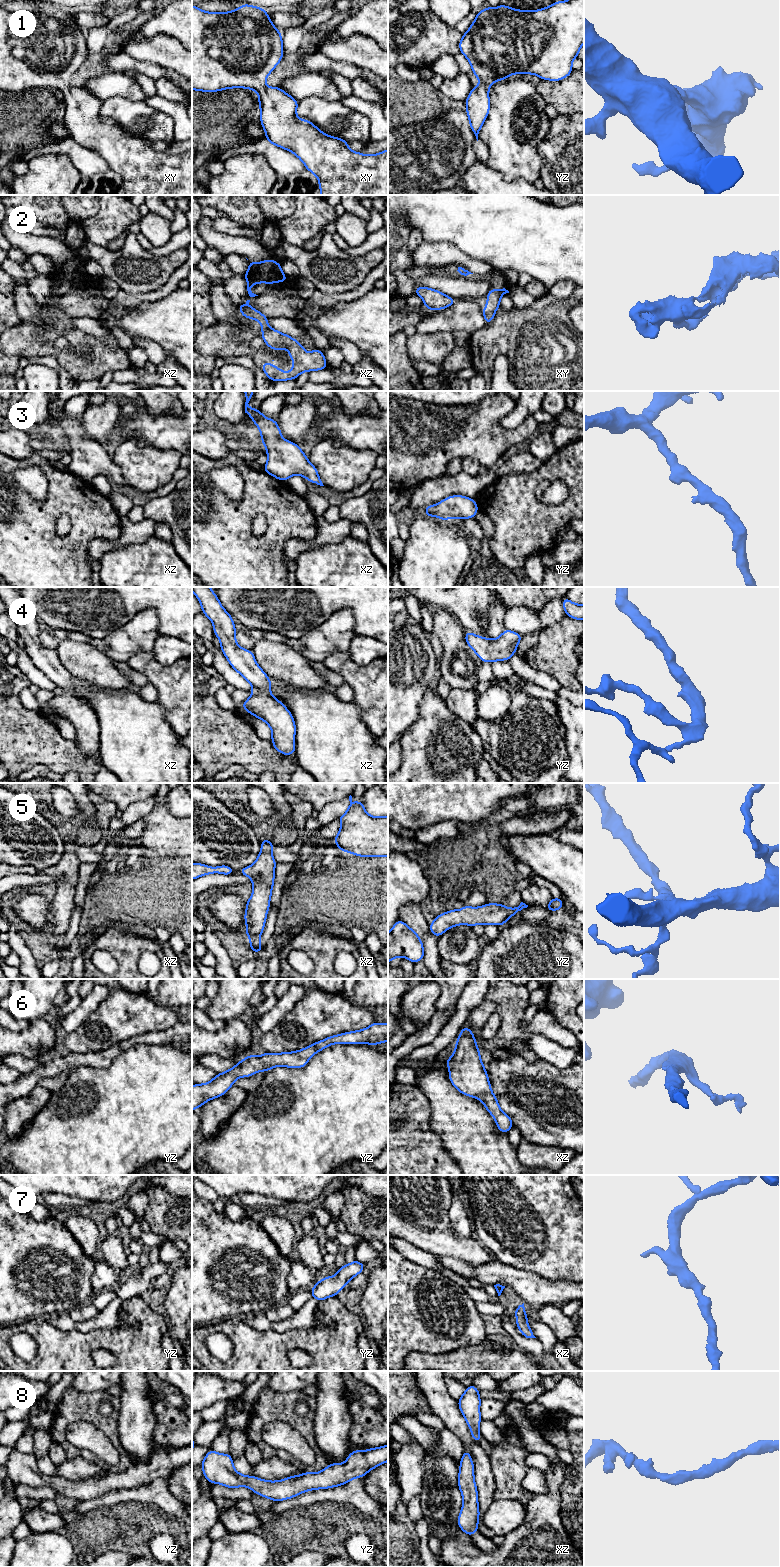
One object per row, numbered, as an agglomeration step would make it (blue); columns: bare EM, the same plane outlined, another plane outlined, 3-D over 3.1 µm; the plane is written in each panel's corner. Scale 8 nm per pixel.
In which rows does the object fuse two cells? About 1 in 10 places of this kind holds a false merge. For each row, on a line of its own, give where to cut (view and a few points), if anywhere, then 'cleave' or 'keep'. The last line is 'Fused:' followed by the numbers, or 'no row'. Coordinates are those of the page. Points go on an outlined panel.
1: cut none; keep
2: cut none; keep
3: cut none; keep
4: cut none; keep
5: cut none; keep
6: cut none; keep
7: cut none; keep
8: cut none; keep
Fused: no row

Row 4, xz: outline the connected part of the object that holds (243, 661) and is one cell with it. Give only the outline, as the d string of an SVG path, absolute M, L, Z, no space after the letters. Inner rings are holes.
M192 587L192 592L201 604L202 613L212 621L214 634L219 638L229 664L252 685L251 696L241 705L242 709L268 724L275 750L286 756L295 754L296 725L293 716L271 694L272 681L257 664L252 650L238 646L232 616L221 606L210 587Z

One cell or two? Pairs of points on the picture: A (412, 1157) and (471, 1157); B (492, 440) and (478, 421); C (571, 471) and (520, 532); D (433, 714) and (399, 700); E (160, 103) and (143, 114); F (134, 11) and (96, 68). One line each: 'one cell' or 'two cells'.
A: two cells
B: one cell
C: one cell
D: two cells
E: two cells
F: one cell

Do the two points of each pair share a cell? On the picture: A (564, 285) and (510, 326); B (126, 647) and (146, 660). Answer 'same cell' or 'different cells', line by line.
A: different cells
B: different cells

